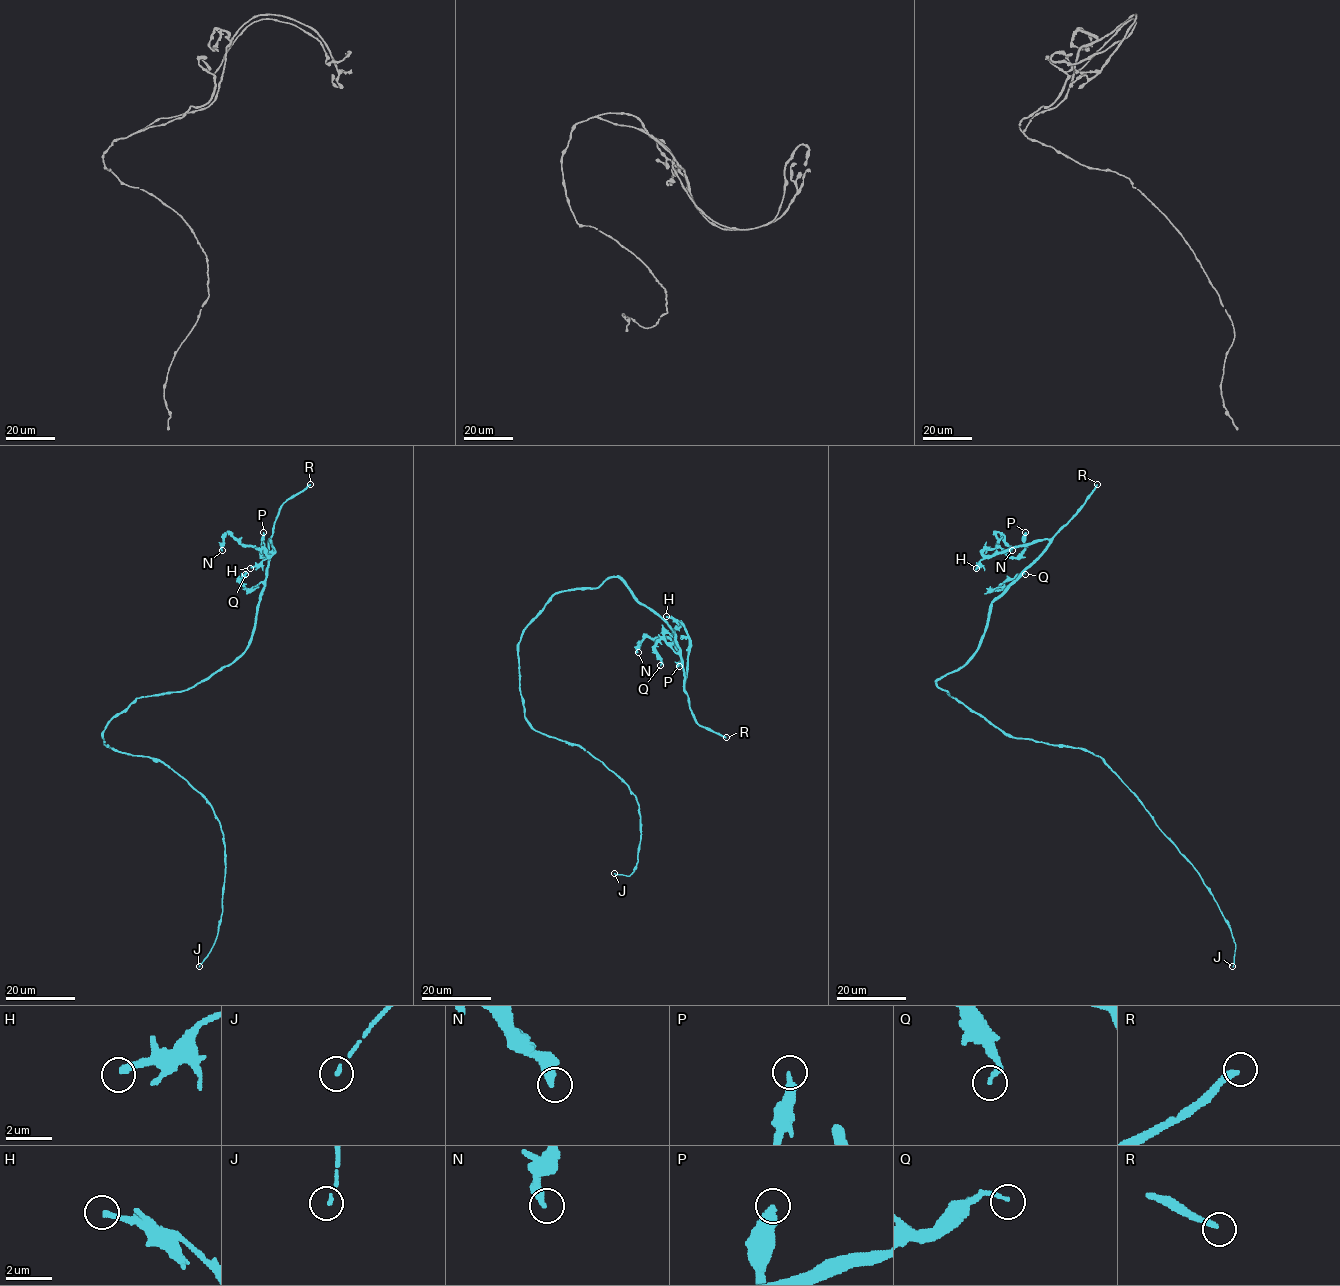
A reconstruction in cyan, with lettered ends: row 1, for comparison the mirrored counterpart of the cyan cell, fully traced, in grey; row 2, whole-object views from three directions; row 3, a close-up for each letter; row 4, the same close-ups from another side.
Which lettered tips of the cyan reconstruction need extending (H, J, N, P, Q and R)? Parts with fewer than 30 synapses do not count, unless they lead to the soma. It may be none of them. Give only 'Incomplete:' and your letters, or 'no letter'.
Incomplete: R

